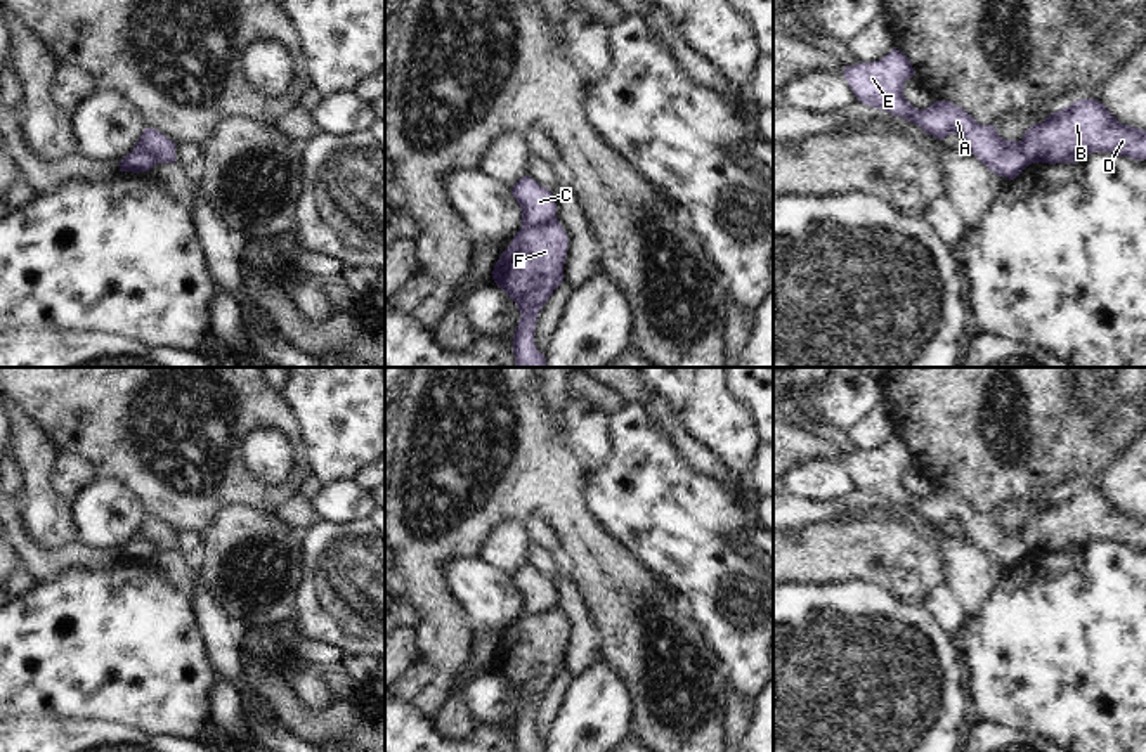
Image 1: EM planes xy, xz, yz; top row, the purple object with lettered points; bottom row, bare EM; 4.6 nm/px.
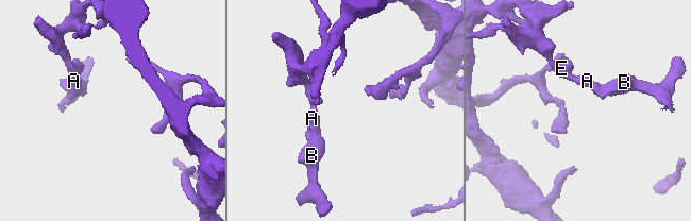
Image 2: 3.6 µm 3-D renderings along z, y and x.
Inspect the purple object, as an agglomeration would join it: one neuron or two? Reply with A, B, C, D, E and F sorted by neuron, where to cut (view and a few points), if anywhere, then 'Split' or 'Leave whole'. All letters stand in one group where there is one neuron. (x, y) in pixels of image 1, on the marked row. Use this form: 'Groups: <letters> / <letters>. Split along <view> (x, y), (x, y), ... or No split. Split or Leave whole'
Groups: A C E / B D F. Split along xz (555, 217), (522, 227). Split.

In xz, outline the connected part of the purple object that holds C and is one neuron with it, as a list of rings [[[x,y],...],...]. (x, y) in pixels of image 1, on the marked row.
[[[529,175],[522,177],[511,187],[511,194],[522,210],[522,227],[536,227],[557,218],[557,203],[553,194]]]

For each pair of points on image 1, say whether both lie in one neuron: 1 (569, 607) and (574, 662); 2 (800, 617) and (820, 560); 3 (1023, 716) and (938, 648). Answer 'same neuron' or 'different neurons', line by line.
1: same neuron
2: different neurons
3: different neurons

